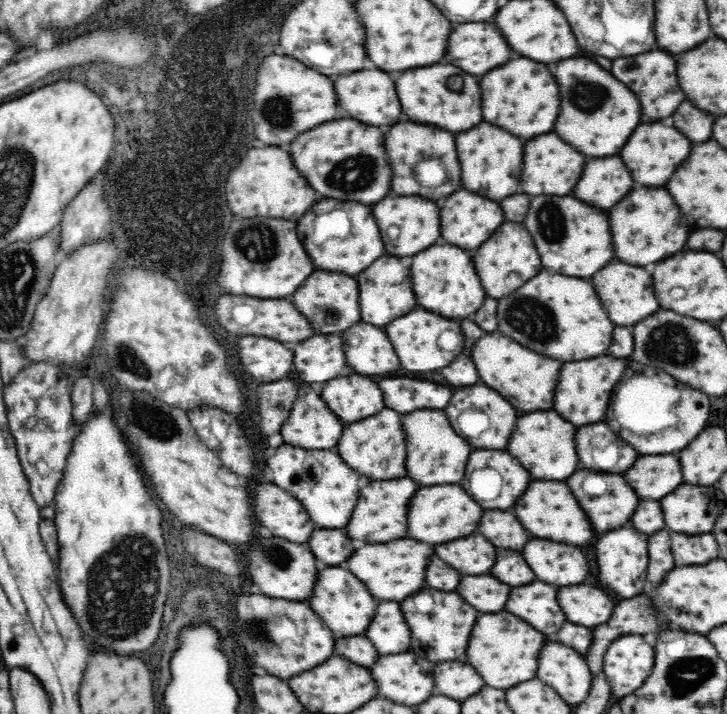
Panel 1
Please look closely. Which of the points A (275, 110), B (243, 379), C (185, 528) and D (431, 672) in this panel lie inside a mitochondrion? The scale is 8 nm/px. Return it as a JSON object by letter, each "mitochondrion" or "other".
{"A":"mitochondrion","B":"other","C":"other","D":"other"}

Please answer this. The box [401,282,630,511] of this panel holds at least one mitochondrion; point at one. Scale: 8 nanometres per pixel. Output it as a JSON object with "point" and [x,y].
{"point":[537,324]}

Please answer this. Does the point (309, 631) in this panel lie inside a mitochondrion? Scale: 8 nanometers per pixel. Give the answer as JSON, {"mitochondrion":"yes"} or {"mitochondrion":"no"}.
{"mitochondrion":"no"}

